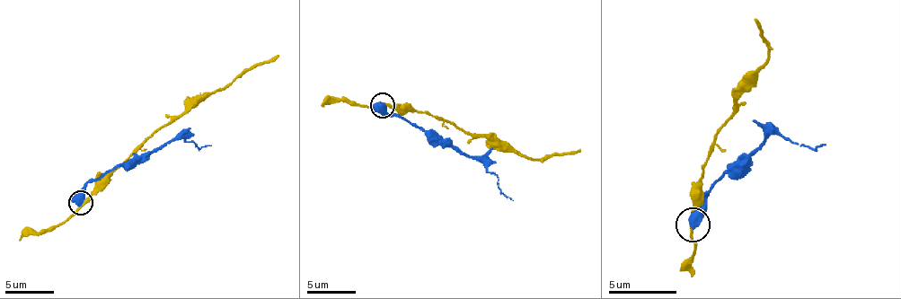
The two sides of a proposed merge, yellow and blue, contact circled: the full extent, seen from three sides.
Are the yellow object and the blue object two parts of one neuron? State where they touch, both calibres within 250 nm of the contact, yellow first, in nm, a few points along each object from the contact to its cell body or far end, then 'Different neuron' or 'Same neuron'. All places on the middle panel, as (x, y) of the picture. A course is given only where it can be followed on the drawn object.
Place: (382, 105). Thickness 200 nm (yellow) against 800 nm. Course of yellow: (384, 106), (410, 106), (450, 120), (460, 130), (489, 135), (504, 147), (533, 159), (574, 154), (579, 150). Course of blue: (382, 106), (392, 116), (401, 116), (419, 127), (433, 130), (481, 162), (499, 179), (499, 189), (513, 201). Same neuron

